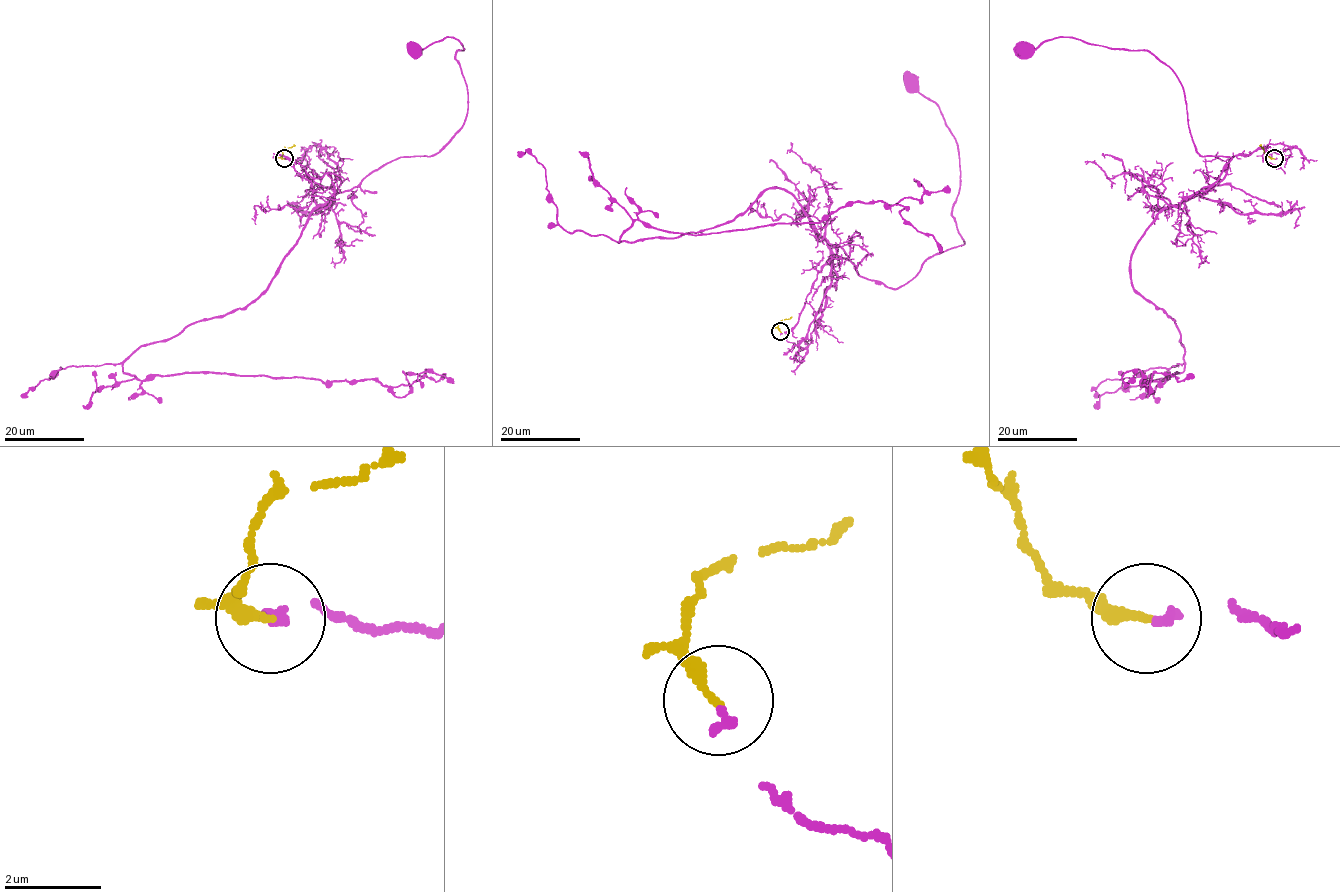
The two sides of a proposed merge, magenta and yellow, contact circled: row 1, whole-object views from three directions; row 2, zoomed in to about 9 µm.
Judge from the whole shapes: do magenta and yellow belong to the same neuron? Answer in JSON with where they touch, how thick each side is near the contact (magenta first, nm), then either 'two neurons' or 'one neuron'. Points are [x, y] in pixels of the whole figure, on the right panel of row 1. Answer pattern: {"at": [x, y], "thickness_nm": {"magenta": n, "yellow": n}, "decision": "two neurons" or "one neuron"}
{"at": [1274, 158], "thickness_nm": {"magenta": 170, "yellow": 220}, "decision": "one neuron"}

